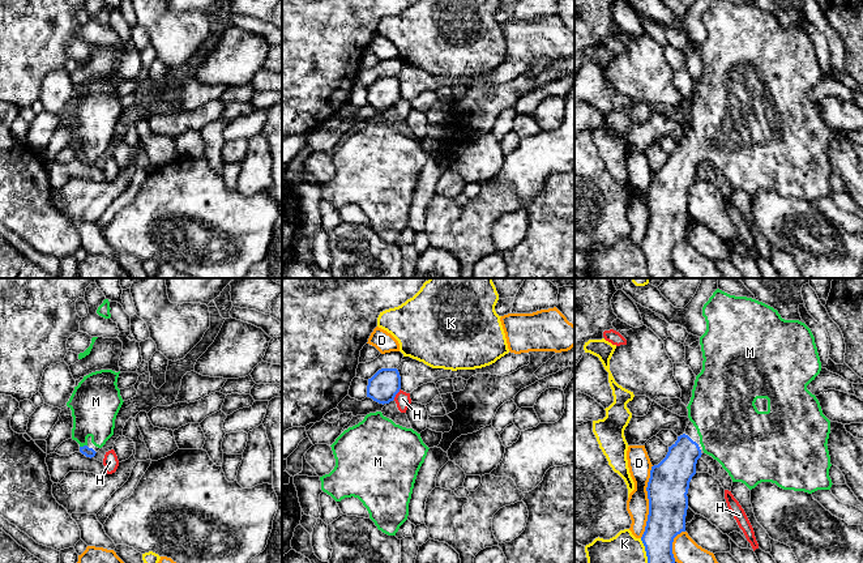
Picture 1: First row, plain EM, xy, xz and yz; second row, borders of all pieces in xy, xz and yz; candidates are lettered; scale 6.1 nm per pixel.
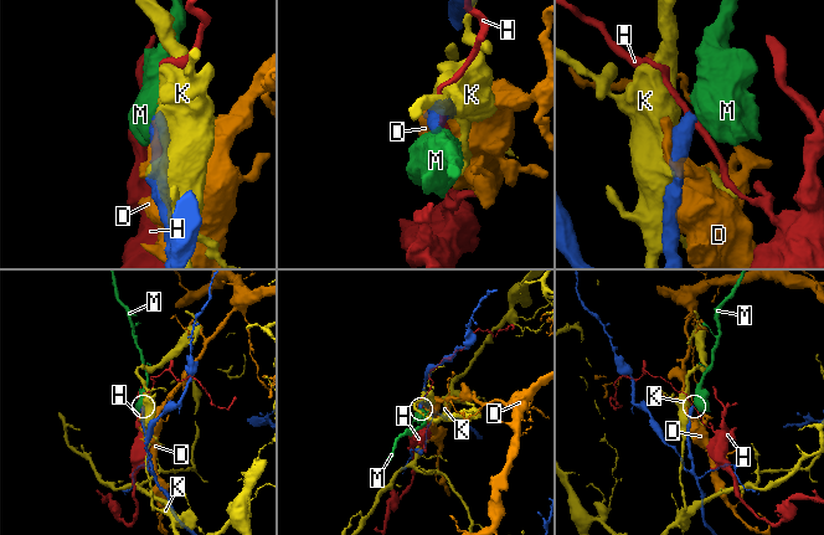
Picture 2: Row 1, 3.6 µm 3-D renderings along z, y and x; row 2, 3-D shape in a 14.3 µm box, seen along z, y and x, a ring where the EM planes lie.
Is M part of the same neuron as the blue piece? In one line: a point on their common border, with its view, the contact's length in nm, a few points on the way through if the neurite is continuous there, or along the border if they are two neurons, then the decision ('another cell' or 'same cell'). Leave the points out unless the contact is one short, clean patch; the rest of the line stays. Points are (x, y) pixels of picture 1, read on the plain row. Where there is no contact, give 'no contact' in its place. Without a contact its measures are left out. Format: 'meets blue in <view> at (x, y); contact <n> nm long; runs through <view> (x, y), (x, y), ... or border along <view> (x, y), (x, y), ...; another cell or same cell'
meets blue in xy at (84, 153); contact 50 nm long; runs through xy (89, 160), (84, 153), (84, 133), (94, 114); same cell

